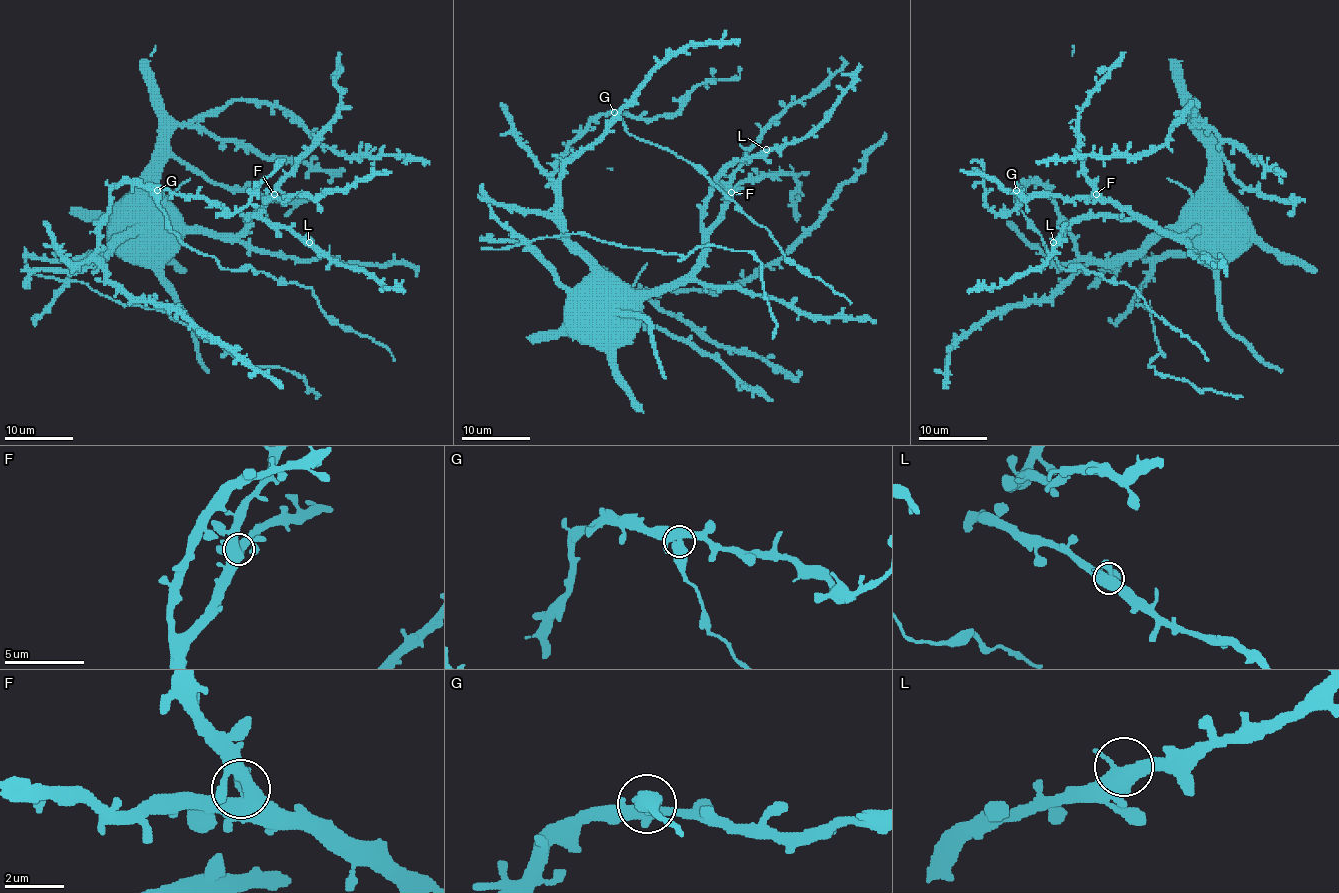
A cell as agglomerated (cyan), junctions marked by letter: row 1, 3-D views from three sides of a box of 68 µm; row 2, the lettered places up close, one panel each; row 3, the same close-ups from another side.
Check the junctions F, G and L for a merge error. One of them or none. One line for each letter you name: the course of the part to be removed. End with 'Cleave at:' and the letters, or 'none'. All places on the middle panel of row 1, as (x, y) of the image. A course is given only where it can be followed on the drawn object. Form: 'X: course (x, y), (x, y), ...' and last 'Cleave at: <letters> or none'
G: course (614, 111), (623, 120), (626, 130), (693, 163), (766, 228), (785, 256), (852, 302)
Cleave at: G

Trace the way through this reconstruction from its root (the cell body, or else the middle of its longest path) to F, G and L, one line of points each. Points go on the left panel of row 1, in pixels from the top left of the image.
F: (150, 202), (150, 192), (160, 192), (186, 226), (238, 235), (274, 194)
G: (150, 202), (150, 192), (136, 197), (136, 225), (100, 261), (97, 226), (109, 194), (121, 183), (157, 190)
L: (150, 202), (150, 192), (160, 192), (186, 226), (214, 233), (238, 235), (247, 218), (262, 216), (309, 242)

